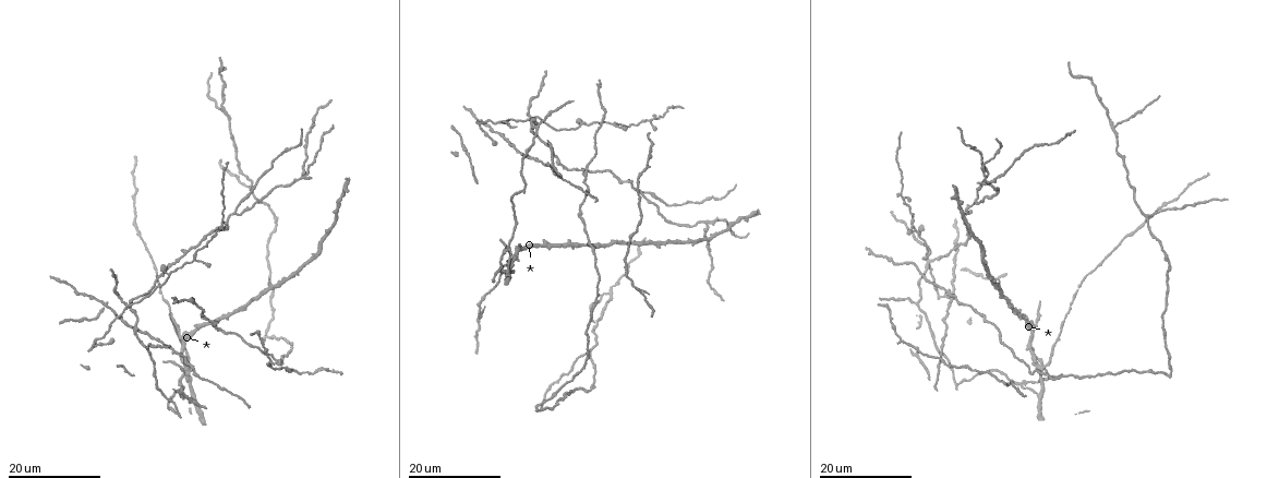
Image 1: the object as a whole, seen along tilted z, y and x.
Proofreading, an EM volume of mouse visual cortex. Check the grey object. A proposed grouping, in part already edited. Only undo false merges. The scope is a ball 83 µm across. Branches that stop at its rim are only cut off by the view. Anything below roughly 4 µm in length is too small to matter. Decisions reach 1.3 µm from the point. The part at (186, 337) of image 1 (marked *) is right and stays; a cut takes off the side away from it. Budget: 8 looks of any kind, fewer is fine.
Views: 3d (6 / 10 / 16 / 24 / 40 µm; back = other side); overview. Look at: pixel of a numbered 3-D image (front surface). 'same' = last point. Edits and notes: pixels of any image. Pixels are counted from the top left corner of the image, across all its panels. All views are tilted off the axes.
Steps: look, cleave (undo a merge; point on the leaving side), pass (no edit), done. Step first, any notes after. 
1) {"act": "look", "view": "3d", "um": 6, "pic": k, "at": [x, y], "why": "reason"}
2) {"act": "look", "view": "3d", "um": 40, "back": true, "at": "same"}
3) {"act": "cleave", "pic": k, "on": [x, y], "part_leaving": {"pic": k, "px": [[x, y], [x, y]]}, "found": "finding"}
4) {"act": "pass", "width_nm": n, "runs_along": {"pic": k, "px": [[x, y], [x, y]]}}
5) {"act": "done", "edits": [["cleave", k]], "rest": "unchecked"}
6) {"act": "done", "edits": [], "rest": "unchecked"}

{"act": "look", "view": "3d", "um": 16, "pic": 1, "at": [1031, 332], "why": "three arms meet"}

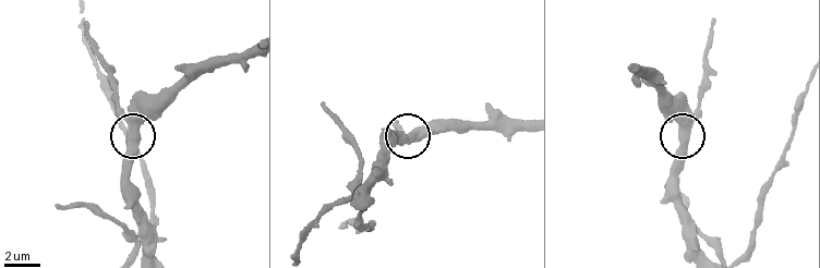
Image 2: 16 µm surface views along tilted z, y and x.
{"act": "look", "view": "3d", "um": 10, "pic": 2, "at": [132, 128], "why": "closer look"}

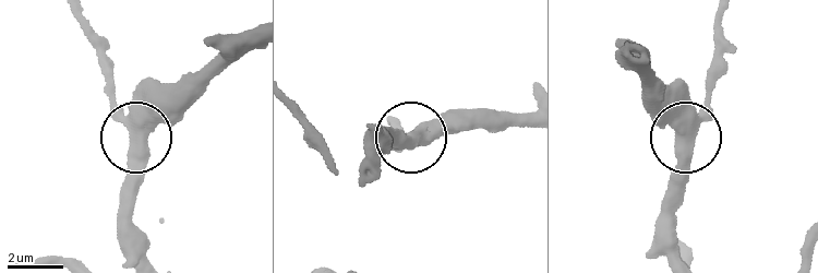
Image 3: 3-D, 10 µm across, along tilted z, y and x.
{"act": "pass", "width_nm": 460, "runs_along": {"pic": 3, "px": [[156, 119], [134, 132], [98, 67]]}, "found": "all the same cell"}

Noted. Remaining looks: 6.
{"act": "look", "view": "3d", "um": 16, "pic": 1, "at": [1038, 393], "why": "a fork"}

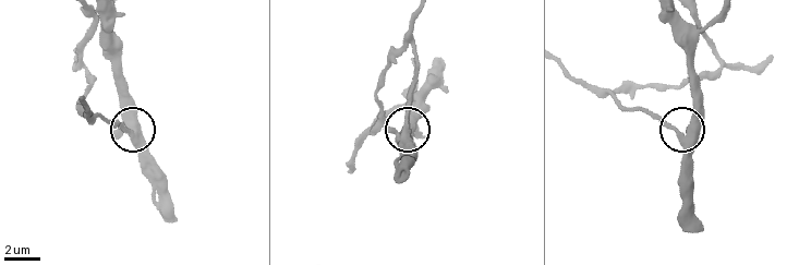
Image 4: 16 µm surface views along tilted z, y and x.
{"act": "look", "view": "3d", "um": 6, "pic": 4, "at": [407, 126]}

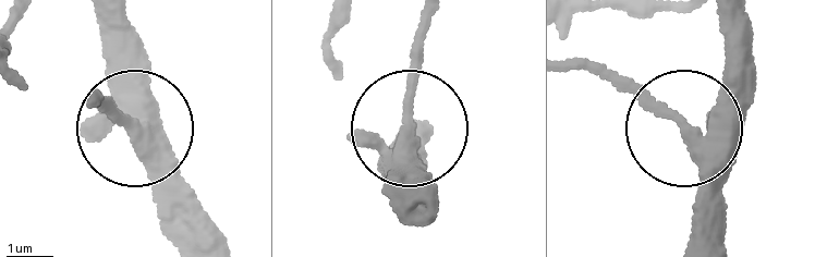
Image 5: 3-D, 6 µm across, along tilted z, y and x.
{"act": "pass", "side_arm_um": 17, "found": "continuous, no second cell"}

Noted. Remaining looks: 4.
{"act": "look", "view": "3d", "um": 16, "pic": 1, "at": [930, 259], "why": "thin arm on a thick one"}

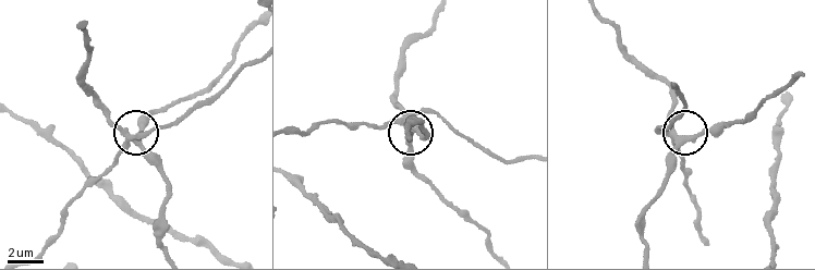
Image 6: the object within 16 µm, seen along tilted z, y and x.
{"act": "look", "view": "3d", "um": 6, "pic": 6, "at": [134, 141]}

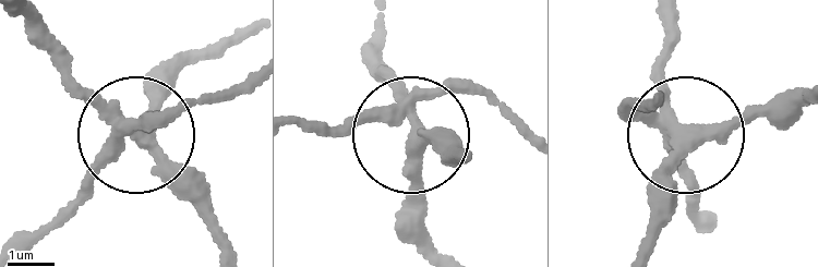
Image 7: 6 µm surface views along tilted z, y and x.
{"act": "cleave", "pic": 7, "on": [173, 108], "arms": 5, "found": "a second cell is stuck on"}

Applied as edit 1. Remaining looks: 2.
{"act": "done", "edits": [["cleave", 7]], "rest": "unchecked"}

